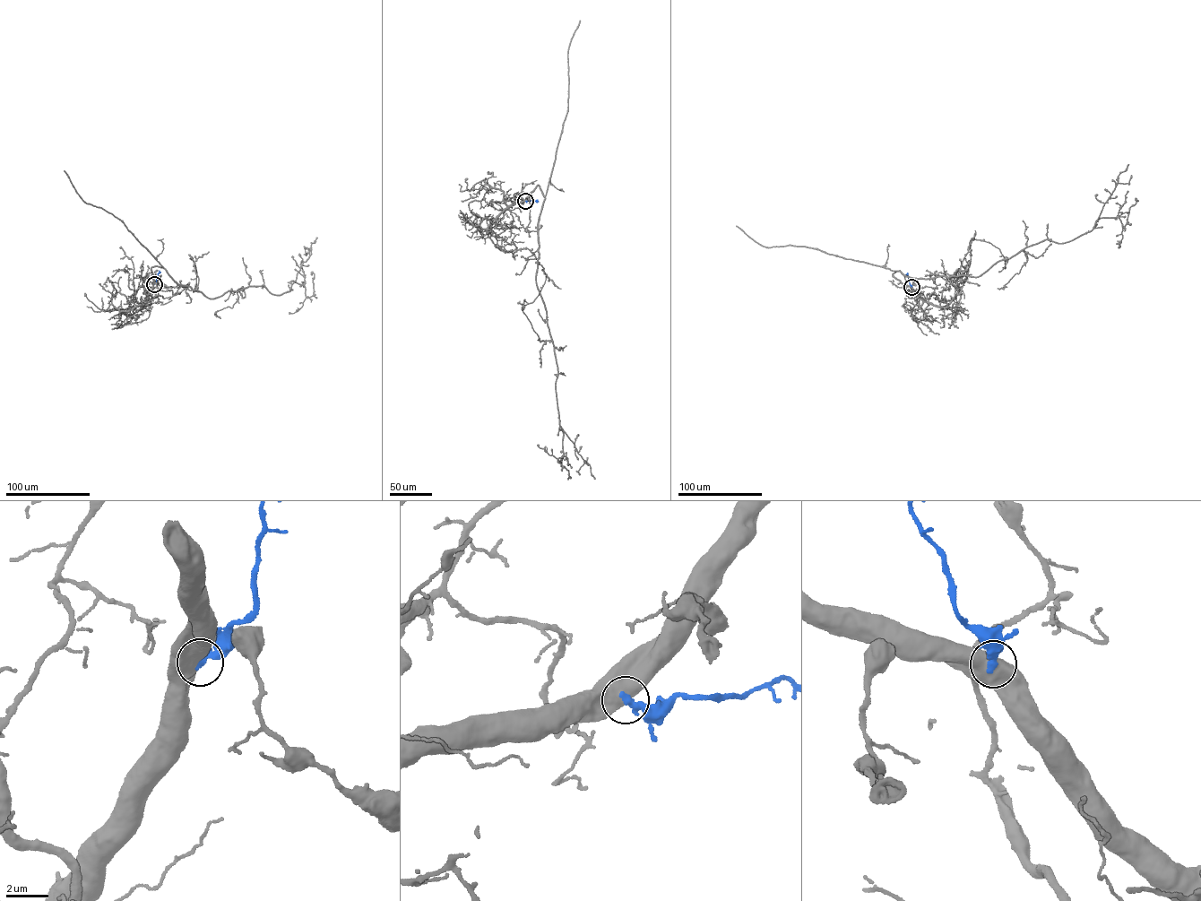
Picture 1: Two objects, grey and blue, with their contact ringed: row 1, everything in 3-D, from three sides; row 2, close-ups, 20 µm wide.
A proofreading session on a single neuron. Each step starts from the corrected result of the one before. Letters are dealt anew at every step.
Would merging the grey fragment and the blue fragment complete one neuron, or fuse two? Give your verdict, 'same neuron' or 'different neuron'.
different neuron

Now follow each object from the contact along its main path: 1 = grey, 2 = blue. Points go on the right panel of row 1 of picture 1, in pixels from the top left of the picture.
1: (911, 287), (893, 273), (979, 276), (1044, 240), (1071, 241), (1101, 218), (1118, 217), (1124, 227), (1138, 201)
2: (911, 287), (907, 272)

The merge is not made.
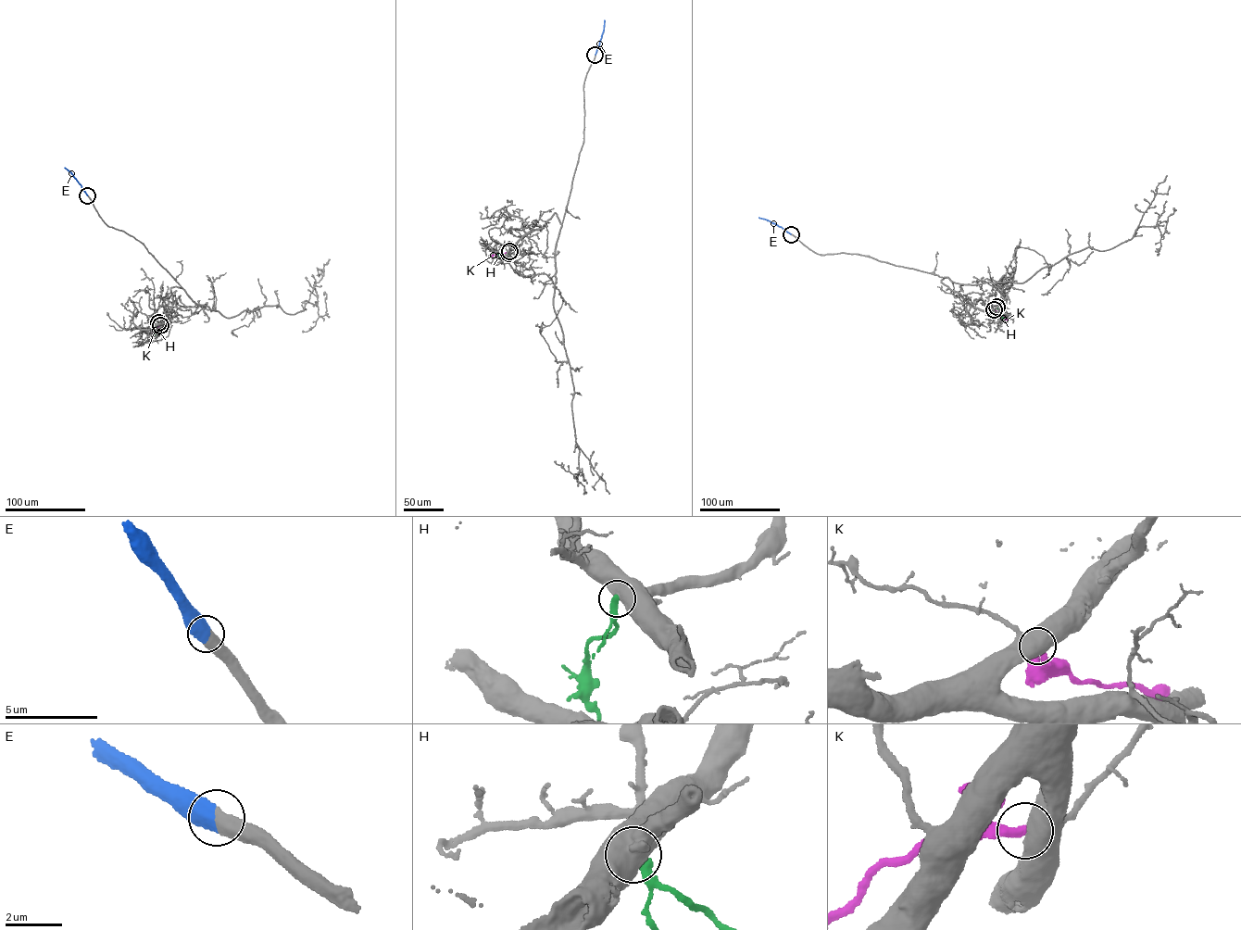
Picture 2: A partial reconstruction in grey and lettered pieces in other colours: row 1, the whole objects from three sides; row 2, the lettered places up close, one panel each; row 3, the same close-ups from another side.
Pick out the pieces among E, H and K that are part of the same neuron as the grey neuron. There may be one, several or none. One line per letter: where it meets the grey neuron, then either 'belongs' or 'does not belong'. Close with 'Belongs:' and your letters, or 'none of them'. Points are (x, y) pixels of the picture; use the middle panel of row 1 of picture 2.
E: meets grey at (595, 55); belongs
H: meets grey at (508, 253); does not belong
K: meets grey at (509, 251); does not belong
Belongs: E

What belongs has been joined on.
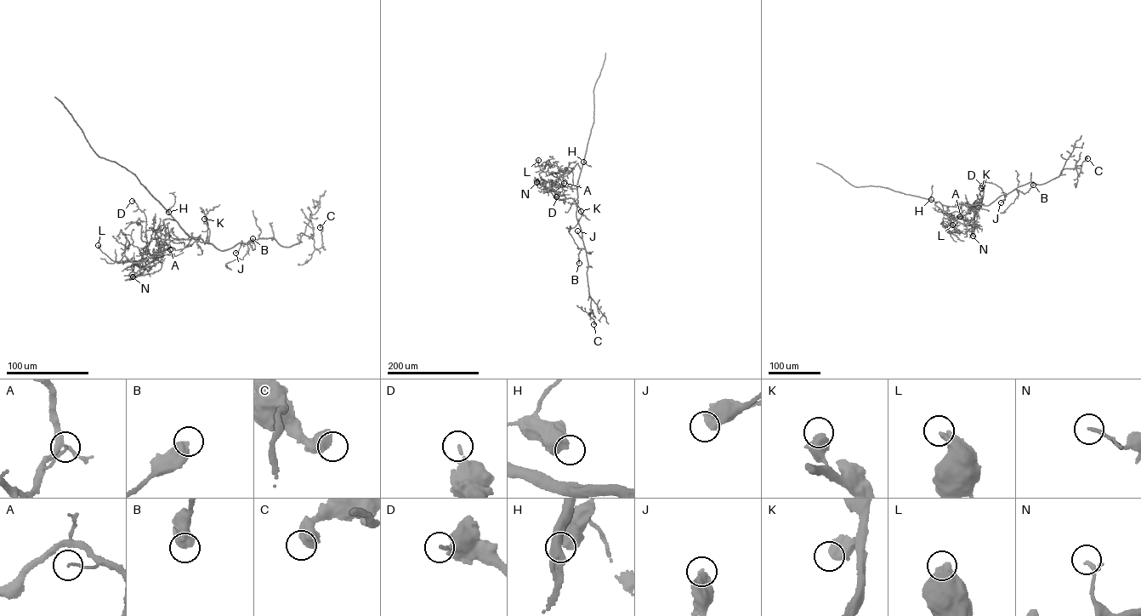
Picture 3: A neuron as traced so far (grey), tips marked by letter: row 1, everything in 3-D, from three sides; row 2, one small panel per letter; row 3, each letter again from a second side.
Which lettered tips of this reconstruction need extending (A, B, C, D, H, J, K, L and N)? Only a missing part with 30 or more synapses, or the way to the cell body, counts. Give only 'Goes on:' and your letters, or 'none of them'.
Goes on: none of them

